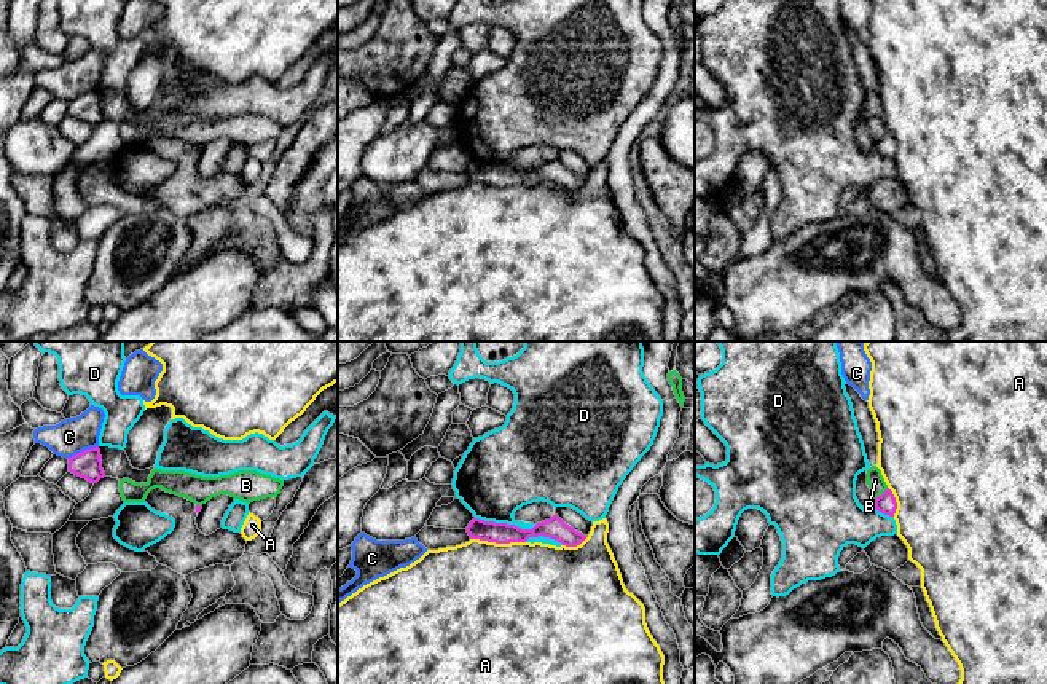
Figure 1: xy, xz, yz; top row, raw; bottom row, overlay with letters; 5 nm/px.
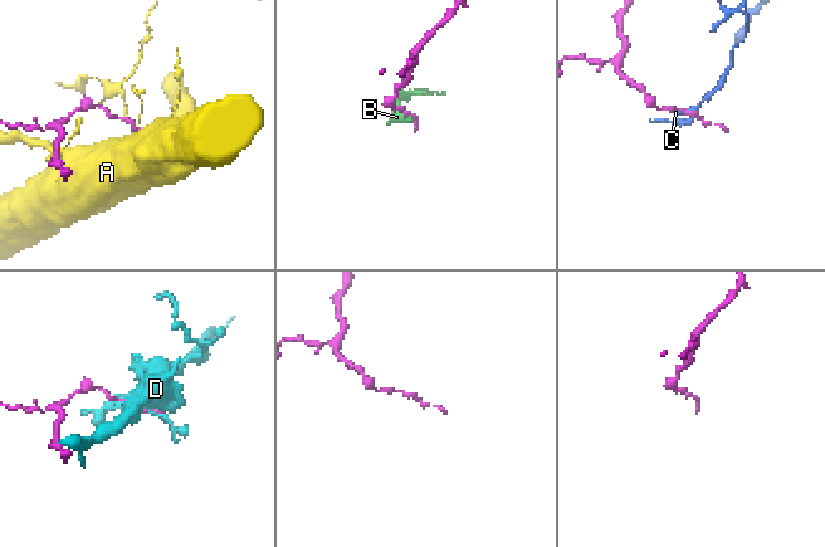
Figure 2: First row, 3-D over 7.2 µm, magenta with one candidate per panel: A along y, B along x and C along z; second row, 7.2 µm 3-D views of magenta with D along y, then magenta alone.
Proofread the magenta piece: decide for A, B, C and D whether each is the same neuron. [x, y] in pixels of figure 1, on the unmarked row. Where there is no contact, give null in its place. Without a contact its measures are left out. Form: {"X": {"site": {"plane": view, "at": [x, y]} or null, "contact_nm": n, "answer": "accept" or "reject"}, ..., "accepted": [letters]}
{"A": {"site": {"plane": "xz", "at": [498, 185]}, "contact_nm": 280, "answer": "reject"}, "B": {"site": {"plane": "yz", "at": [883, 136]}, "contact_nm": 90, "answer": "reject"}, "C": {"site": {"plane": "xy", "at": [82, 94]}, "contact_nm": 170, "answer": "reject"}, "D": {"site": {"plane": "xz", "at": [505, 166]}, "contact_nm": 320, "answer": "reject"}, "accepted": []}

